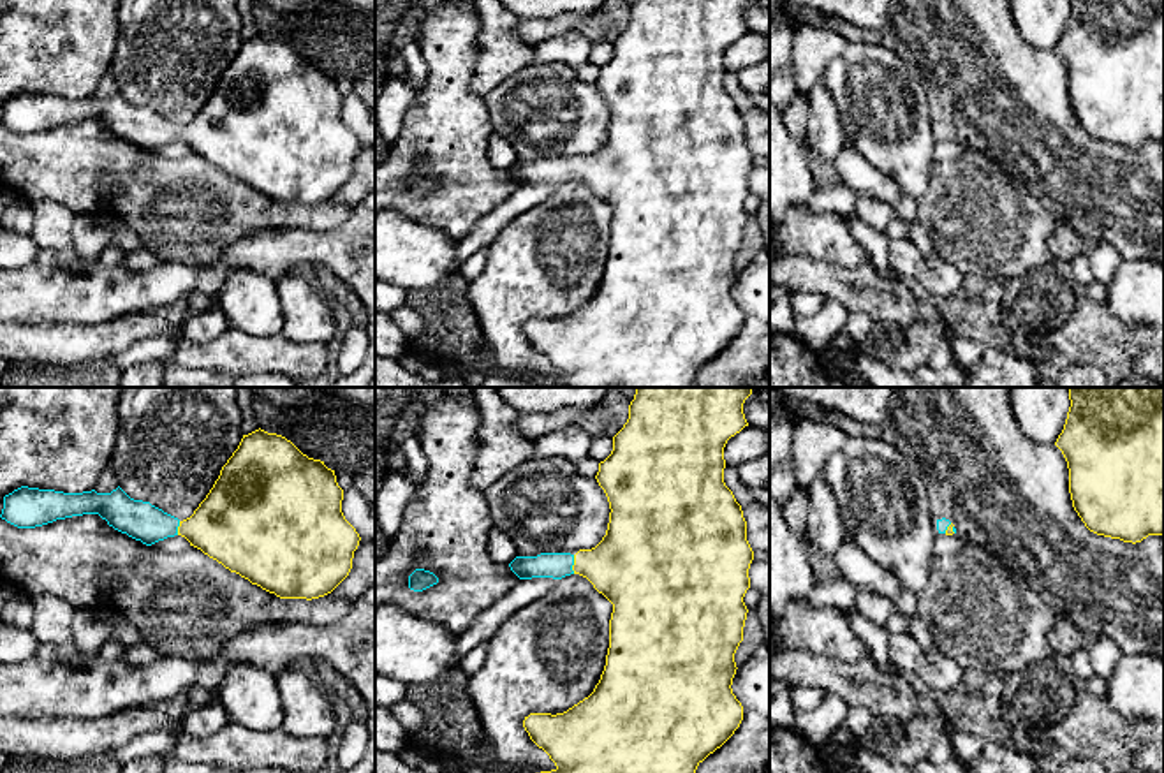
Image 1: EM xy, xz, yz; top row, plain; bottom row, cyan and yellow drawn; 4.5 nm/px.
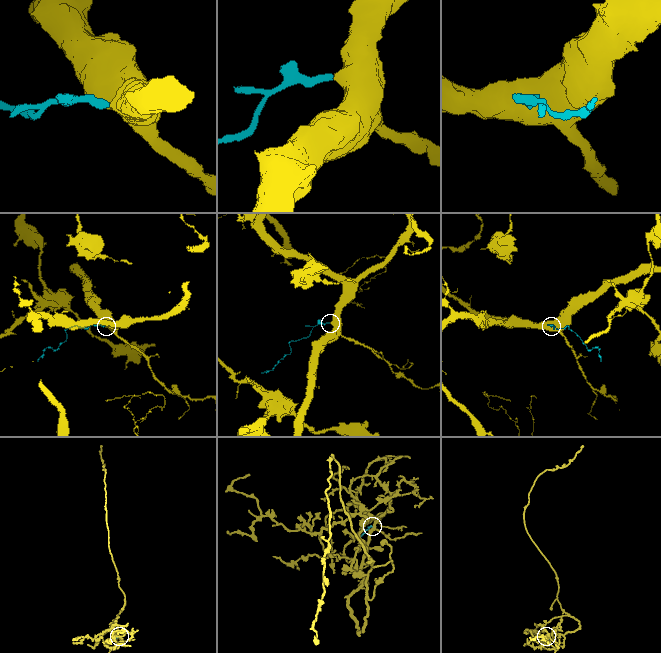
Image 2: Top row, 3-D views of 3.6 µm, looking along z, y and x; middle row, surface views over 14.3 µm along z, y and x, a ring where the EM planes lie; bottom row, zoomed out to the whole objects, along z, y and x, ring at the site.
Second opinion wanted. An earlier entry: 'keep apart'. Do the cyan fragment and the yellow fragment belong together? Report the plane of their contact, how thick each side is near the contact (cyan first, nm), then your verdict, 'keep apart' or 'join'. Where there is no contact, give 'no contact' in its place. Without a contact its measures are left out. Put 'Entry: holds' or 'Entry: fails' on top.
Entry: fails
xz | 120/340 nm | join

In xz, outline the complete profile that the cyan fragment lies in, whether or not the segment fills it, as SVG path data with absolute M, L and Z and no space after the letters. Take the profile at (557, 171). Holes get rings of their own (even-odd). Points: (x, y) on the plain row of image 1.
M634 0L629 11L629 25L613 42L611 60L599 69L595 81L609 107L609 129L602 146L592 155L571 158L541 158L537 162L516 162L509 173L519 185L553 183L562 185L571 180L586 183L593 194L611 210L609 254L606 271L593 298L564 319L530 319L523 333L530 345L542 354L555 368L555 375L535 379L546 387L694 387L697 372L717 354L720 354L740 333L743 312L733 299L733 283L736 280L734 259L743 247L747 211L743 202L750 194L748 174L754 157L747 146L747 127L741 111L724 88L724 53L731 42L748 32L743 9L750 0Z

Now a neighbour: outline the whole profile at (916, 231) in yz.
M912 220L909 222L909 236L907 236L925 255L937 255L937 250L925 231L925 227L917 222Z

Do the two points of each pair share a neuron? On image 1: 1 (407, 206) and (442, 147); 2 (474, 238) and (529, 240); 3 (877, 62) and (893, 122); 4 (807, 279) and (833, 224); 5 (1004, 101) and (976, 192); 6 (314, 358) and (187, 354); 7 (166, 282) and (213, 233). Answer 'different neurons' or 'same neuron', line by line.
1: same neuron
2: different neurons
3: same neuron
4: different neurons
5: different neurons
6: same neuron
7: different neurons

